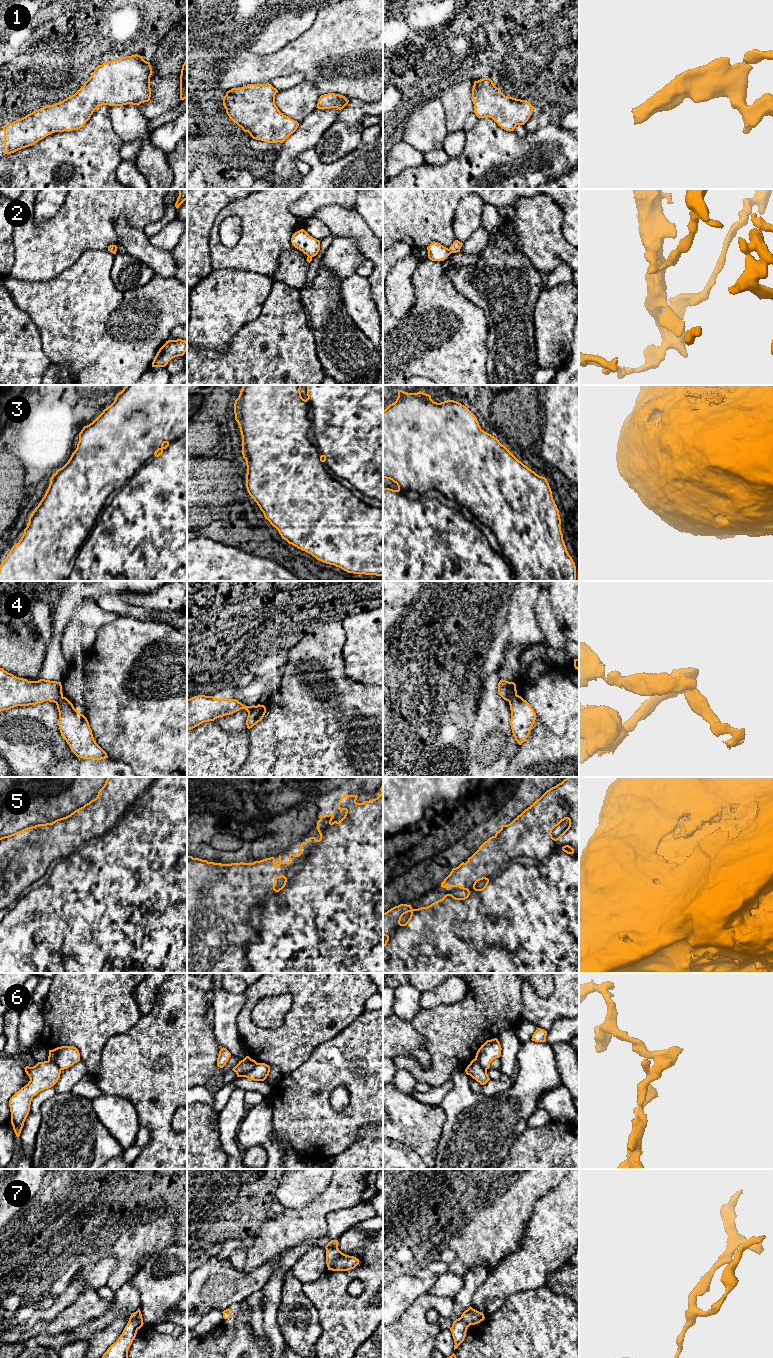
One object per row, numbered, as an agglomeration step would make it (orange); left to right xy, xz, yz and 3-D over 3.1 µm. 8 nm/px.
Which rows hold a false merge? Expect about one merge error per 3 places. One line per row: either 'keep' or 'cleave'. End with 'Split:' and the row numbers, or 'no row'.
1: keep
2: cleave
3: keep
4: cleave
5: keep
6: cleave
7: cleave
Split: 2, 4, 6, 7

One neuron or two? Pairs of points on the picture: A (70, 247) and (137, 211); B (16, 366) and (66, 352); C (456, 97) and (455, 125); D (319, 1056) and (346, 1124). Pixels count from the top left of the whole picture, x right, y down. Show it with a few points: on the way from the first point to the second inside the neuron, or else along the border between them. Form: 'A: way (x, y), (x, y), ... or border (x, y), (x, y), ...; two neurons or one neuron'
A: way (87, 230), (106, 211), (120, 211); one neuron
B: border (39, 335), (42, 350), (51, 362); two neurons
C: way (456, 104), (455, 118); one neuron
D: way (321, 1074), (324, 1107), (328, 1111); one neuron

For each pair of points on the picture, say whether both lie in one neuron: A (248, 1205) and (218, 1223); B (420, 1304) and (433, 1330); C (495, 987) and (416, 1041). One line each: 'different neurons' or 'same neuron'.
A: same neuron
B: same neuron
C: different neurons

